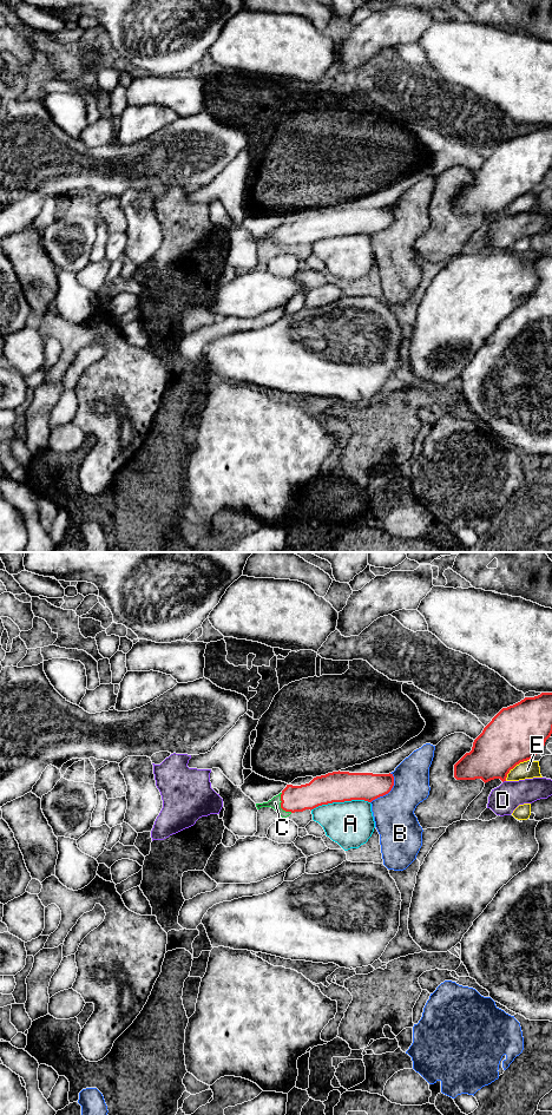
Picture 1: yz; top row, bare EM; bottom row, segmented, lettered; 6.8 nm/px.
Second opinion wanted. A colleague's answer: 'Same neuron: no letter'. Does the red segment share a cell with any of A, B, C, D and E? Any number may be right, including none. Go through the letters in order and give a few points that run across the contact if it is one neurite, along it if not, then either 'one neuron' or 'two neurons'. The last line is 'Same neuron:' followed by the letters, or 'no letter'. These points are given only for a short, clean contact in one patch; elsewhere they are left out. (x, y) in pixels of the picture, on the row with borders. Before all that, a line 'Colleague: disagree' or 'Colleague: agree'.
Colleague: disagree
A: two neurons
B: two neurons
C: yz (310, 795), (294, 798), (281, 806), (275, 802) | one neuron
D: two neurons
E: two neurons
Same neuron: C

